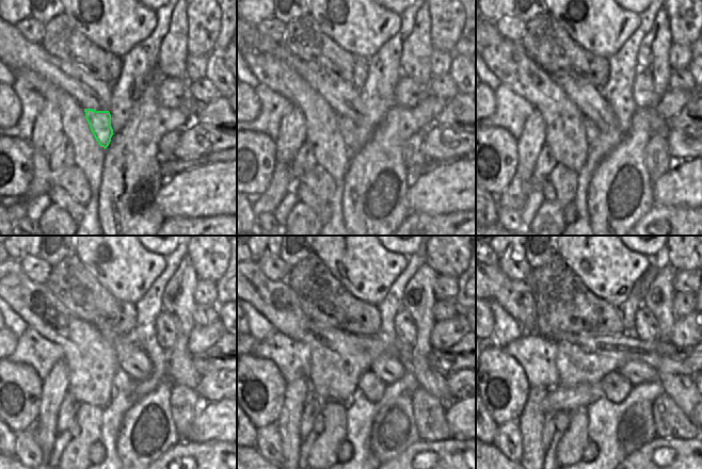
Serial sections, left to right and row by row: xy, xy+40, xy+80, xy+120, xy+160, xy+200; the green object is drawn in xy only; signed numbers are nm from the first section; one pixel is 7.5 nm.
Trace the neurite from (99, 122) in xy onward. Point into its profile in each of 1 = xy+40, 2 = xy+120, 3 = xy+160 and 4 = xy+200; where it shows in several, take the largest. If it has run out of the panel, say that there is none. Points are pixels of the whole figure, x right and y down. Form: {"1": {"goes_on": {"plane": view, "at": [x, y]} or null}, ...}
{"1": {"goes_on": {"plane": "xy+40", "at": [347, 127]}}, "2": {"goes_on": {"plane": "xy+120", "at": [122, 381]}}, "3": {"goes_on": {"plane": "xy+160", "at": [369, 384]}}, "4": {"goes_on": {"plane": "xy+200", "at": [615, 387]}}}

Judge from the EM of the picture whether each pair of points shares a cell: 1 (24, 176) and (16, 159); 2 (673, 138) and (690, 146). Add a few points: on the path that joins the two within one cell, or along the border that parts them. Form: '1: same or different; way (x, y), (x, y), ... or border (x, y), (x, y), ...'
1: same; way (19, 172), (16, 168), (16, 163)
2: same; way (677, 139), (686, 143)

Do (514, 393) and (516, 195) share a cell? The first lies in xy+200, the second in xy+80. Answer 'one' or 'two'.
two

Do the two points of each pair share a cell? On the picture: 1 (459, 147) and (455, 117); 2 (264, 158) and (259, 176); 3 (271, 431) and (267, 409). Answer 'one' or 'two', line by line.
1: two
2: one
3: two

